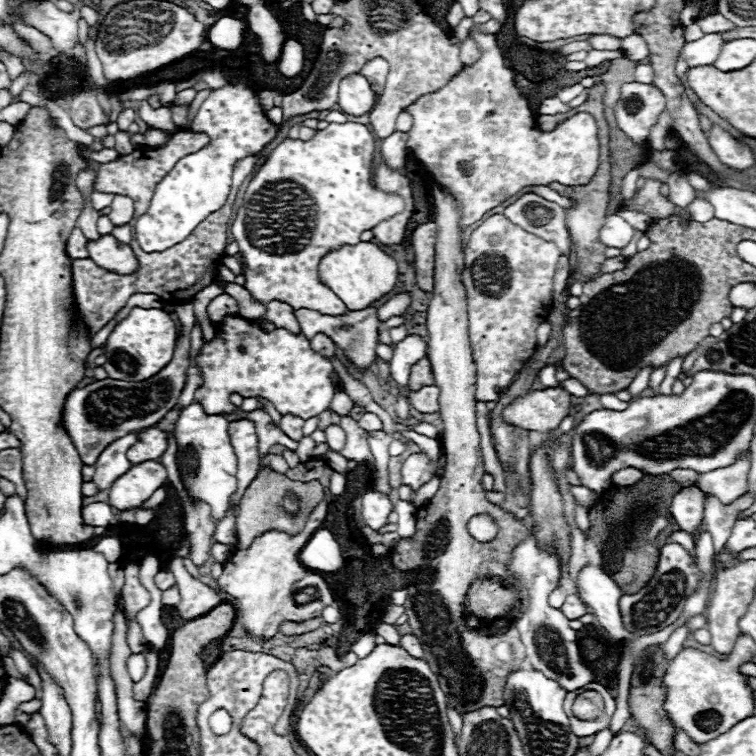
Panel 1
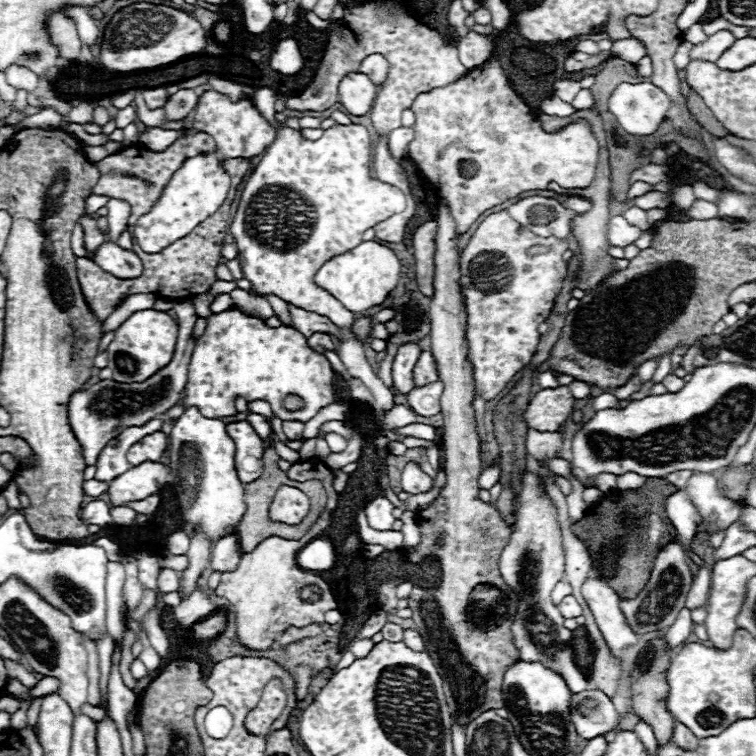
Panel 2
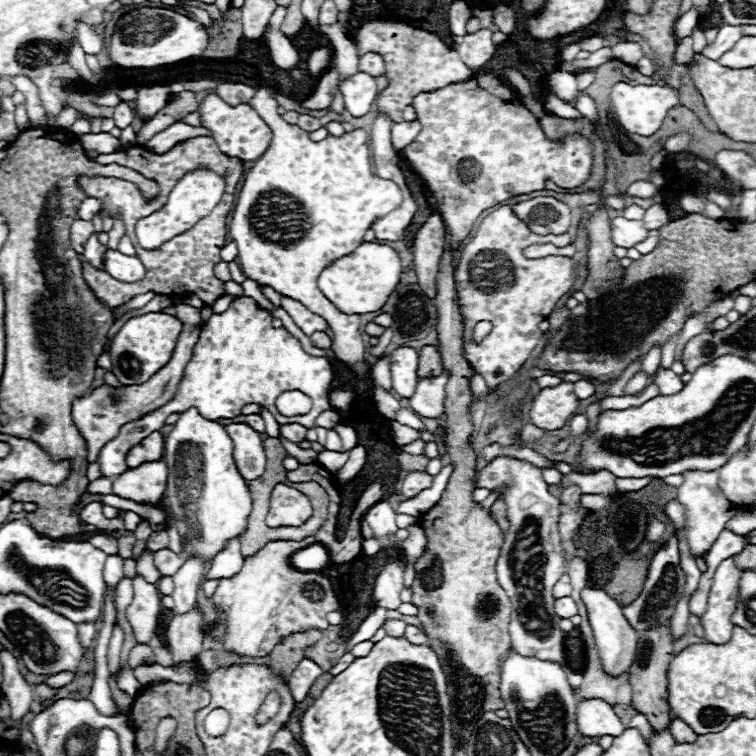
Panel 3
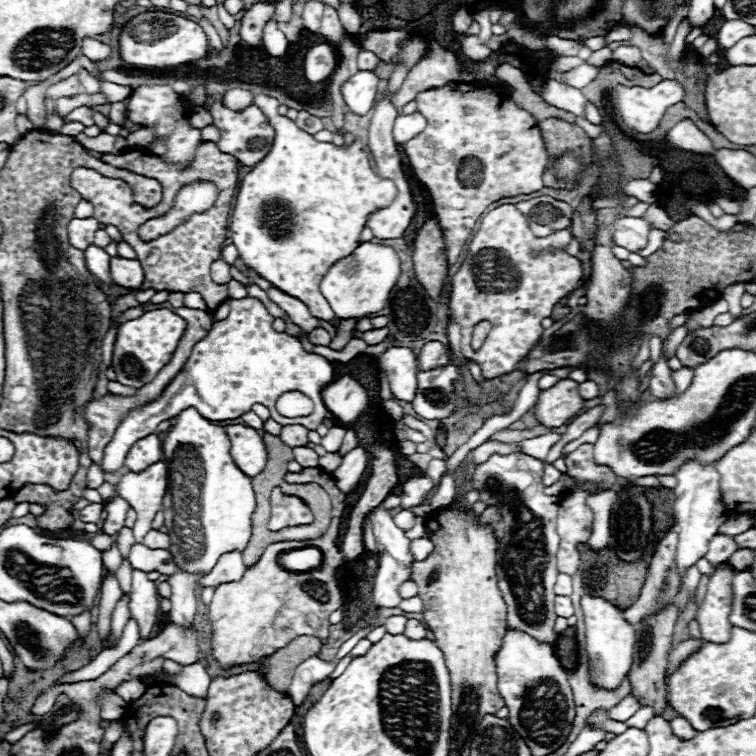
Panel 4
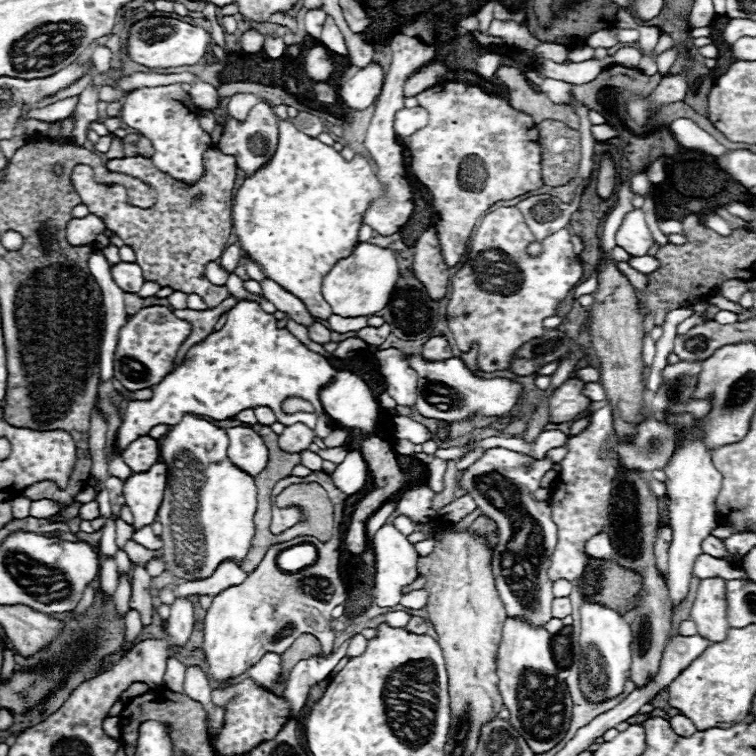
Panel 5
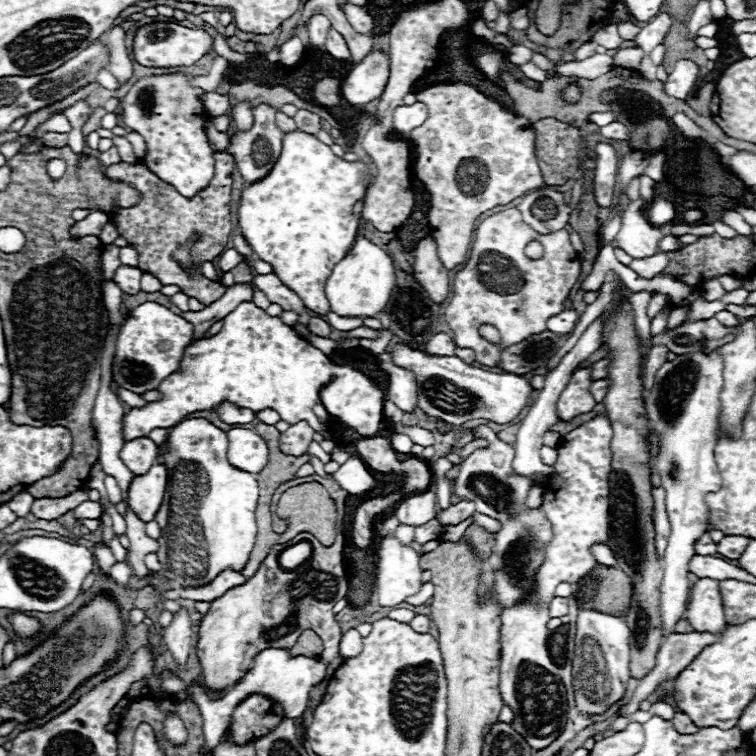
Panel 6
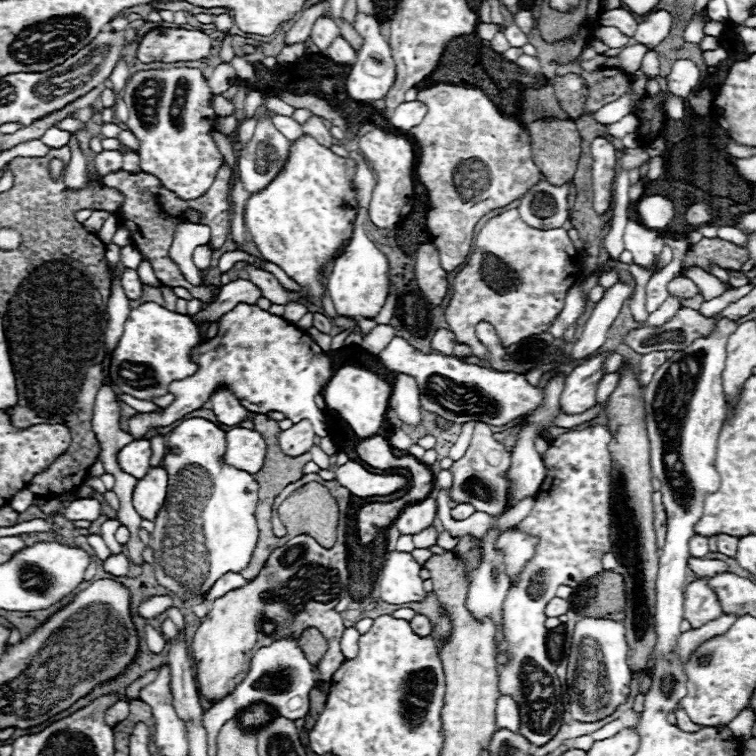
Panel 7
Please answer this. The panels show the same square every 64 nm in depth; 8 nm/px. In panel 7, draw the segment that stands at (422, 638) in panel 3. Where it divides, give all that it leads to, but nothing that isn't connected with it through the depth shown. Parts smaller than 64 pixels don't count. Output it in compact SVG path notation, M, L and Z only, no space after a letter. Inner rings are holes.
M418 614L418 616L414 616L414 620L410 622L410 626L414 628L414 632L418 632L418 636L428 636L430 634L430 620L426 618L426 616L422 616L422 614Z

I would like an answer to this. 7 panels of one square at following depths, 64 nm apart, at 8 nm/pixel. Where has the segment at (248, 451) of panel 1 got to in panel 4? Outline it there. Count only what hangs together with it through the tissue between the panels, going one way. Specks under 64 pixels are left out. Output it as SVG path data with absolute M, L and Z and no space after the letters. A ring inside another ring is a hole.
M242 424L226 426L226 434L230 436L232 442L230 456L234 464L238 464L238 468L250 478L258 476L268 460L268 452L262 442L262 436L254 428Z

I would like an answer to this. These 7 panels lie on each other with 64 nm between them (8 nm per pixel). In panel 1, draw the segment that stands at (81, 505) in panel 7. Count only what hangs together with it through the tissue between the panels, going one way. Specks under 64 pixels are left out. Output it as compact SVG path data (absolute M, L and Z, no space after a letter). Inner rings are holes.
M94 502L94 504L84 506L84 508L82 508L82 518L84 518L84 522L90 524L90 526L110 528L110 526L118 524L112 506L106 504L106 502Z

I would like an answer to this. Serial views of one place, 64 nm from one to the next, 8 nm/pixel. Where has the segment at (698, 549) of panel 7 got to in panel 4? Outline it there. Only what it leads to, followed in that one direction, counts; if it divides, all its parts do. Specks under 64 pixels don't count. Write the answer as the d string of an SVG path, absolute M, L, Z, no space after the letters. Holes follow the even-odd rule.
M718 534L714 536L714 540L710 540L708 544L708 552L706 552L706 558L712 562L712 564L720 564L720 562L726 562L730 558L732 552L736 552L736 544L730 536L724 536L724 534Z

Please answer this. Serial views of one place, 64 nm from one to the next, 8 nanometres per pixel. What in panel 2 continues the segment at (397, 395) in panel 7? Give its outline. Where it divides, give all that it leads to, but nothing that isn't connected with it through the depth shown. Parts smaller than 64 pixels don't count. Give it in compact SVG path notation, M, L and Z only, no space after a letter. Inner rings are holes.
M408 342L402 344L394 356L394 364L392 364L392 380L394 380L394 388L400 394L408 394L414 388L414 366L420 358L422 350L418 348L418 344Z

